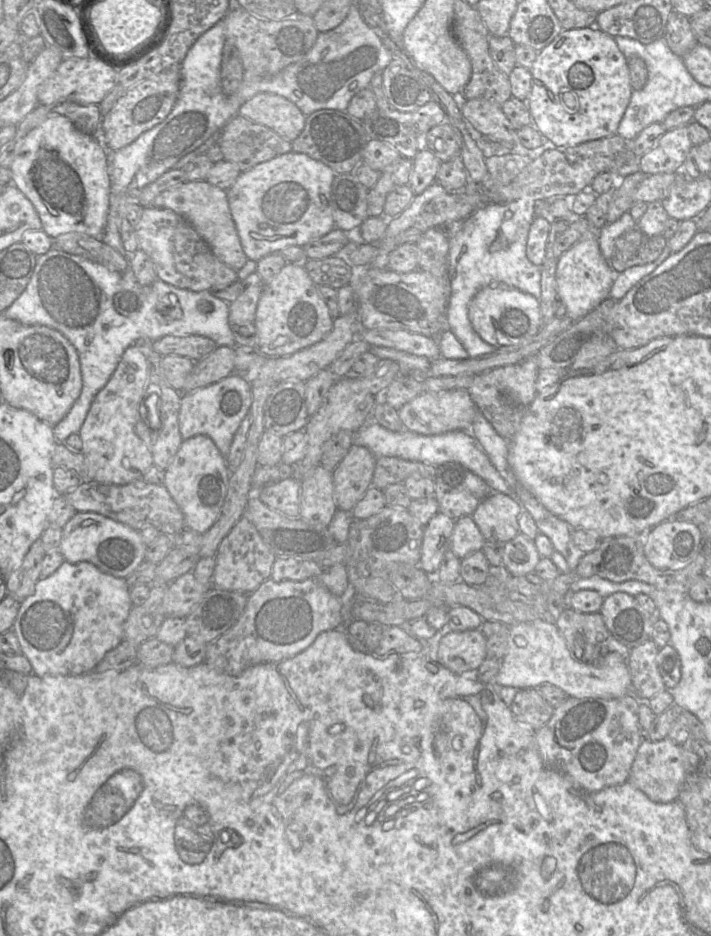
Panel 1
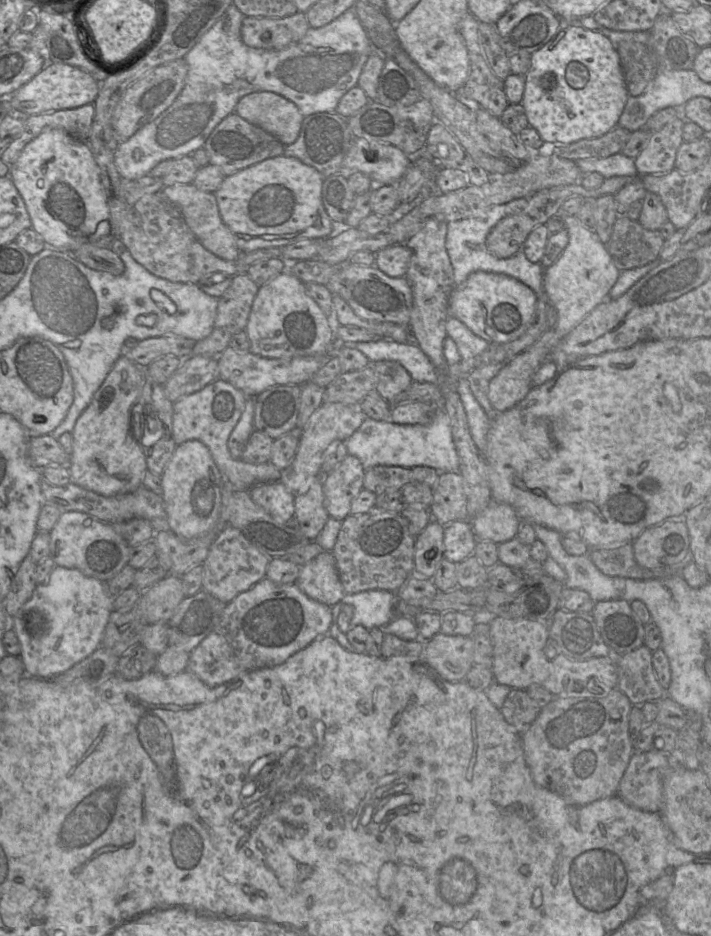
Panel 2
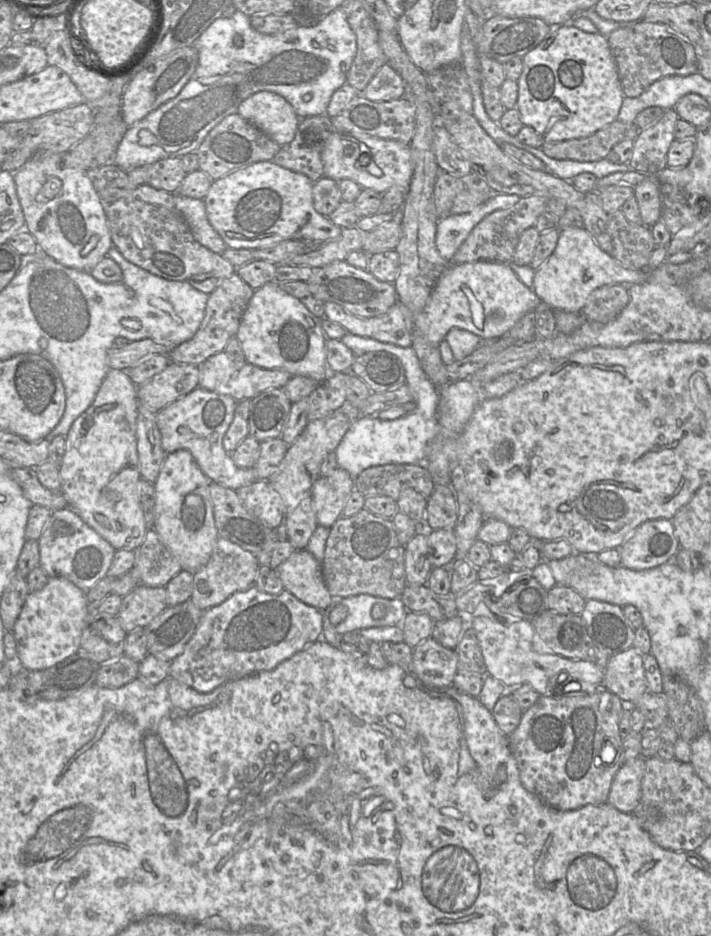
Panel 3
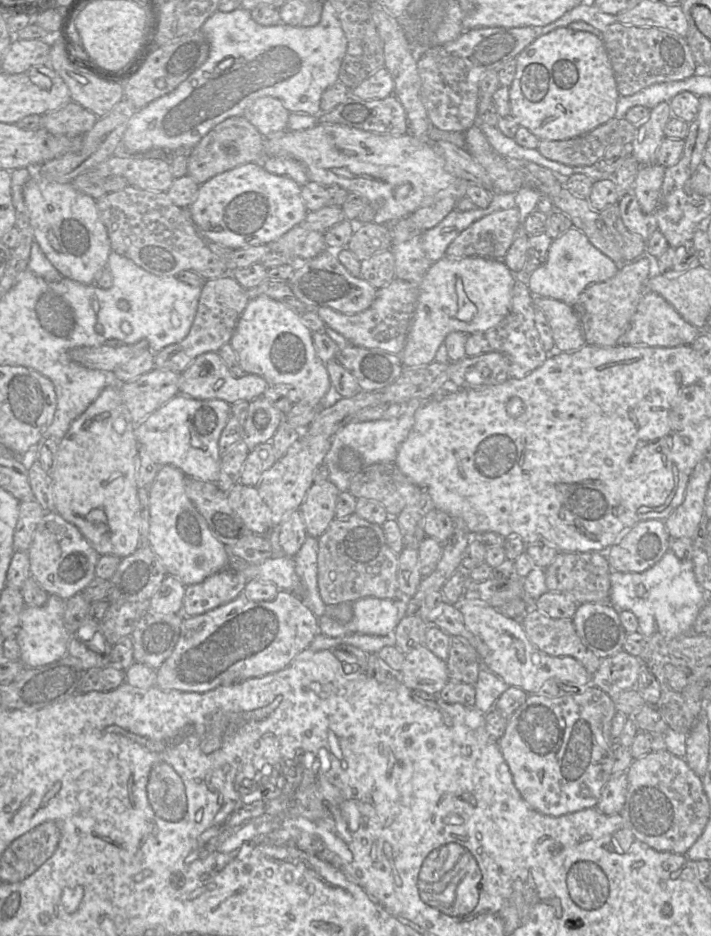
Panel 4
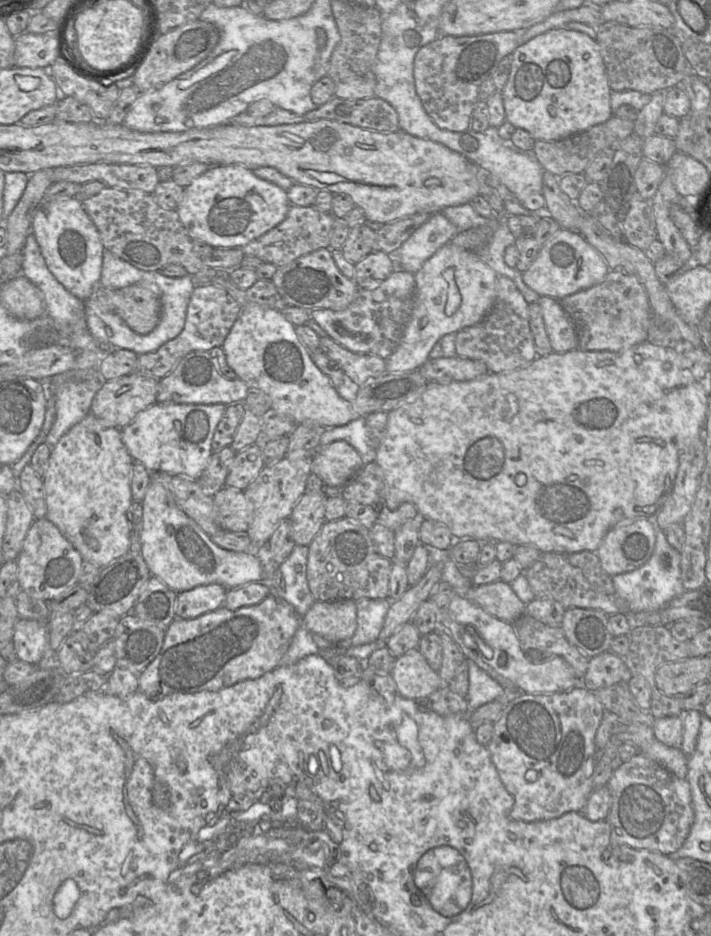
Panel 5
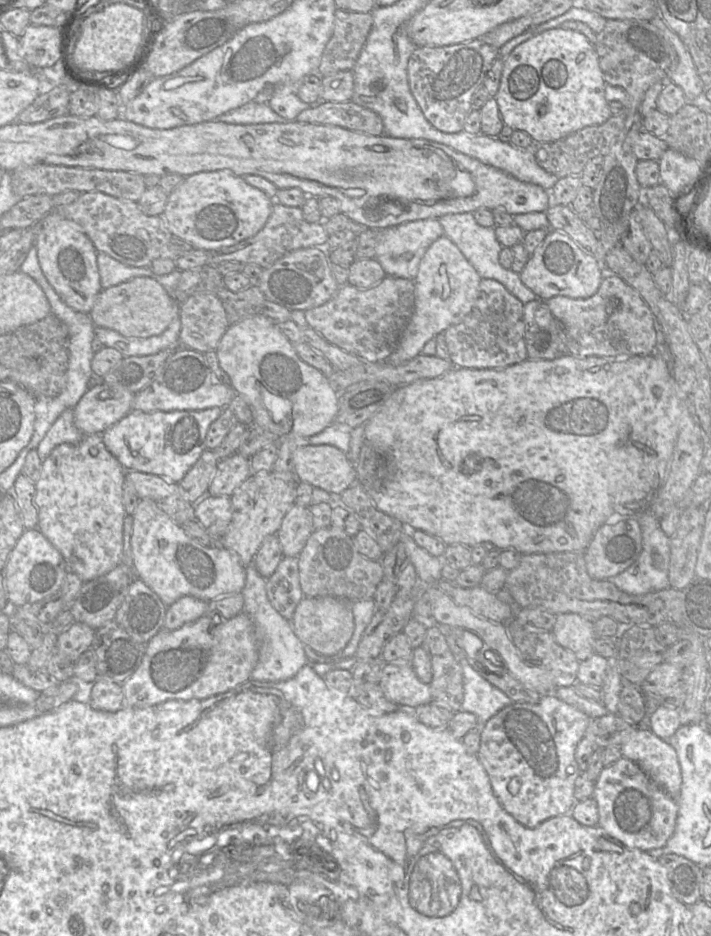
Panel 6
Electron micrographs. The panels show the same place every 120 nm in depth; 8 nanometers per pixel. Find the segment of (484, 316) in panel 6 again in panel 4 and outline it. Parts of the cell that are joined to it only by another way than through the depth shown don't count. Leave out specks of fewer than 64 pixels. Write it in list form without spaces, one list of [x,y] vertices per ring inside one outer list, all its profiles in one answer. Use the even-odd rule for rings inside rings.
[[[515,279],[512,289],[512,300],[508,314],[495,326],[472,334],[468,334],[466,356],[477,356],[486,352],[501,352],[510,362],[509,376],[516,379],[524,378],[541,366],[550,355],[543,348],[538,330],[534,322],[534,304],[528,286]]]

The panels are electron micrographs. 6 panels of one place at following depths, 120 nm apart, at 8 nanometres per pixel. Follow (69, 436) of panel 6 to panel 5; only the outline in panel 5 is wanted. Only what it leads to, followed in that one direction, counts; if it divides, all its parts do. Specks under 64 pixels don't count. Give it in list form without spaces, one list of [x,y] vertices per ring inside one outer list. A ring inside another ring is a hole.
[[[97,378],[54,383],[56,416],[44,442],[51,450],[64,434],[90,413],[92,400],[101,387]]]

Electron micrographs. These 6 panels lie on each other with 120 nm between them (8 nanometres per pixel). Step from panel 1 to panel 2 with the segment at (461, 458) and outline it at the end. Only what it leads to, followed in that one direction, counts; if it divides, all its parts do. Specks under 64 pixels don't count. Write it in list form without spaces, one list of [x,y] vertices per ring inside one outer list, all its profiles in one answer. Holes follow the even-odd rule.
[[[439,406],[433,419],[428,424],[425,424],[425,425],[422,425],[422,424],[396,424],[391,421],[377,421],[370,417],[367,417],[362,422],[362,424],[359,426],[359,428],[349,438],[347,438],[344,442],[345,442],[347,451],[348,451],[348,455],[356,456],[361,461],[365,470],[368,470],[369,468],[372,468],[374,466],[385,465],[385,466],[400,466],[400,467],[427,466],[427,467],[431,467],[431,468],[437,470],[439,473],[459,472],[459,457],[458,457],[458,454],[457,454],[457,451],[456,451],[456,448],[455,448],[455,445],[453,442],[450,419],[449,419],[448,414],[446,413],[446,411],[442,408],[442,406]]]

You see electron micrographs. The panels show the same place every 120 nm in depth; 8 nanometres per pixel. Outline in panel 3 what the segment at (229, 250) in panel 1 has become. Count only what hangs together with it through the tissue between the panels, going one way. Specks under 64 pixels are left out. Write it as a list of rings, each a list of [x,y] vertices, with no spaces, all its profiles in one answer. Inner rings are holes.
[[[173,193],[174,204],[188,223],[194,239],[209,250],[222,254],[227,248],[219,233],[210,224],[203,199]]]

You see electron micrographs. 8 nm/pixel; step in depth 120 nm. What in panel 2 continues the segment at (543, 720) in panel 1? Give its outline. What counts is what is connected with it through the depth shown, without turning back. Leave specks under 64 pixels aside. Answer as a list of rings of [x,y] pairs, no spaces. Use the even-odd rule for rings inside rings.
[[[511,689],[500,711],[505,720],[522,734],[531,726],[540,709],[525,689]]]

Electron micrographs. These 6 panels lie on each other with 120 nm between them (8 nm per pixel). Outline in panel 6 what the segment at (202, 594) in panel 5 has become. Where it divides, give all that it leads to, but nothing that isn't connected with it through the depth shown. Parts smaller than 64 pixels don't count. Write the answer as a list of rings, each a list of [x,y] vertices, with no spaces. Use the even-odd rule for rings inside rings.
[[[183,596],[167,608],[163,628],[176,630],[188,622],[203,616],[208,609],[208,602],[193,596]]]

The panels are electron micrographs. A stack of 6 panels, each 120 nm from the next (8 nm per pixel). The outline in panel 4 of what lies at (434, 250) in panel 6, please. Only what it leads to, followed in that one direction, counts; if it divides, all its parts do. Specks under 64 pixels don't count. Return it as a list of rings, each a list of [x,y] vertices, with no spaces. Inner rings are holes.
[[[444,256],[432,263],[418,286],[419,295],[415,314],[400,355],[404,367],[426,366],[435,361],[435,355],[446,336],[453,331],[472,334],[498,324],[509,312],[515,275],[503,260],[482,257],[449,258]]]

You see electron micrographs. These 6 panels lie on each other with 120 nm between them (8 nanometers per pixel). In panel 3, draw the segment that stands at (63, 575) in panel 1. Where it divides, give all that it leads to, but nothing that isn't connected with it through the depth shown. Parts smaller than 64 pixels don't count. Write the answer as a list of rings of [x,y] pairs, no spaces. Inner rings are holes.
[[[50,577],[41,590],[29,593],[12,631],[18,657],[5,661],[14,666],[14,672],[20,669],[43,670],[60,663],[80,649],[81,634],[88,616],[86,592],[65,577]]]

